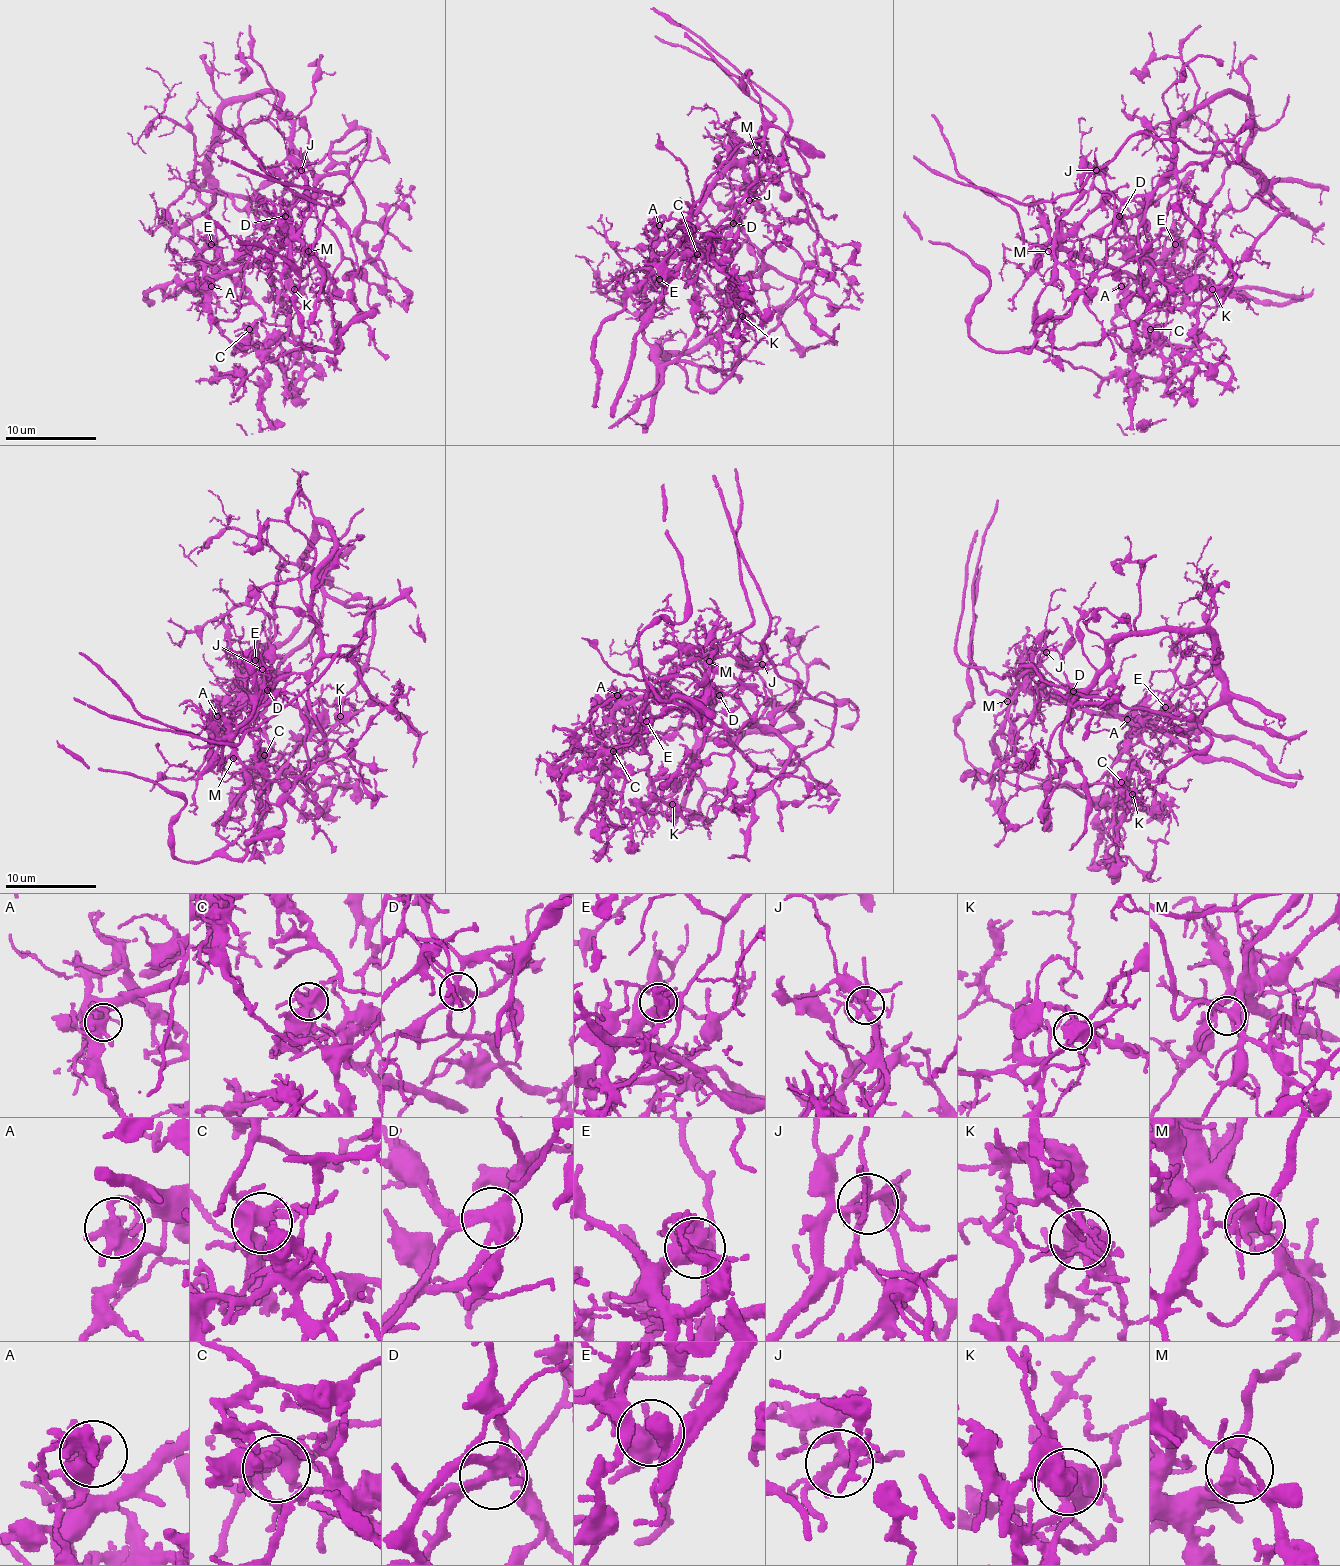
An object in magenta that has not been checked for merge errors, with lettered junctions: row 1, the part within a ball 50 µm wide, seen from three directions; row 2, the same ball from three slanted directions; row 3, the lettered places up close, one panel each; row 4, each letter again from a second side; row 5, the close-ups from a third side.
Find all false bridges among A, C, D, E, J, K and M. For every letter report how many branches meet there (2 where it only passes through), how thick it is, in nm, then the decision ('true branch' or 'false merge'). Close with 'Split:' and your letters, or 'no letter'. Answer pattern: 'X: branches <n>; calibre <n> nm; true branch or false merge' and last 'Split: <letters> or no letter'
A: branches 5; calibre 400 nm; false merge
C: branches 5; calibre 480 nm; true branch
D: branches 5; calibre 400 nm; false merge
E: branches 4; calibre 500 nm; false merge
J: branches 8; calibre 260 nm; false merge
K: branches 6; calibre 550 nm; false merge
M: branches 6; calibre 340 nm; true branch
Split: A, D, E, J, K

